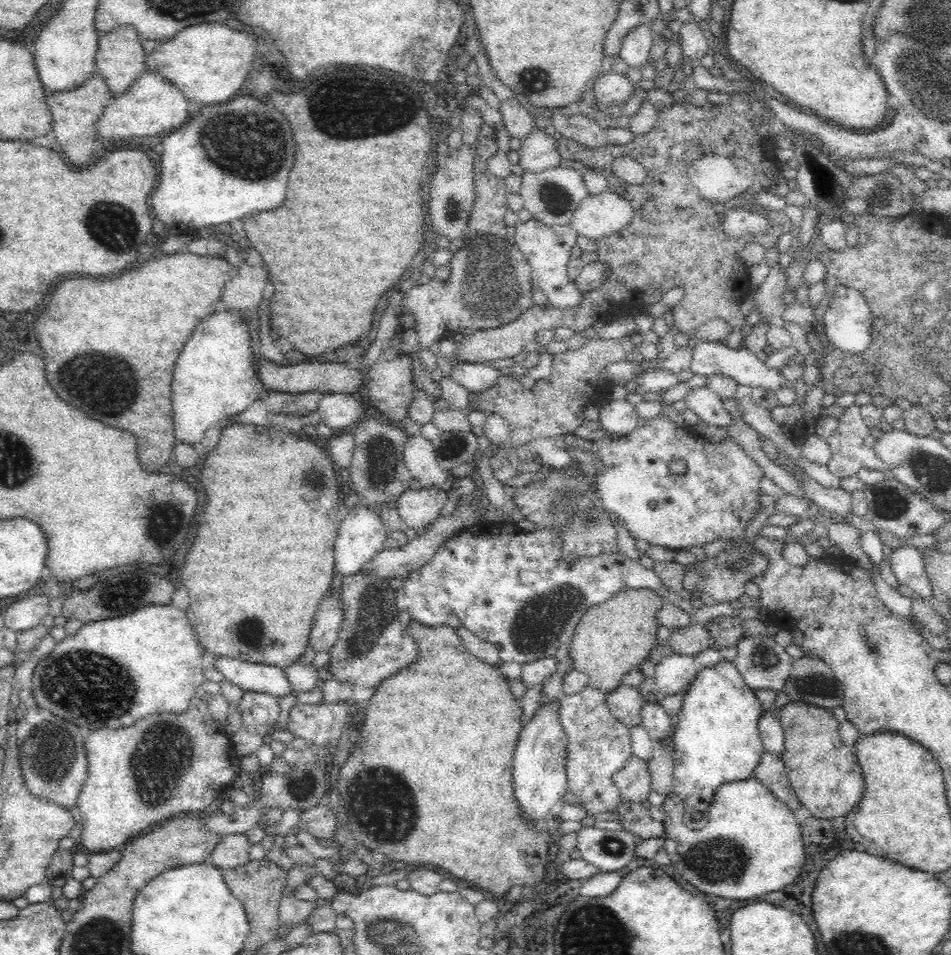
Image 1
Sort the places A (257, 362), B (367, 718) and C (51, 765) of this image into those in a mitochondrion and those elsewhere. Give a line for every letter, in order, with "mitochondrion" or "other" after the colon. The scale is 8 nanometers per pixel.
A: other
B: other
C: mitochondrion

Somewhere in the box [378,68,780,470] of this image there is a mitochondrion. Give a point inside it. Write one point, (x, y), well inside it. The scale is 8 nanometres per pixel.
(491, 288)

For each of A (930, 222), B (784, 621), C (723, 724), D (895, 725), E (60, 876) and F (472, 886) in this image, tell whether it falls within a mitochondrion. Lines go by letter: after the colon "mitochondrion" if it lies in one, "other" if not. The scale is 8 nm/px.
A: other
B: other
C: other
D: other
E: other
F: other

